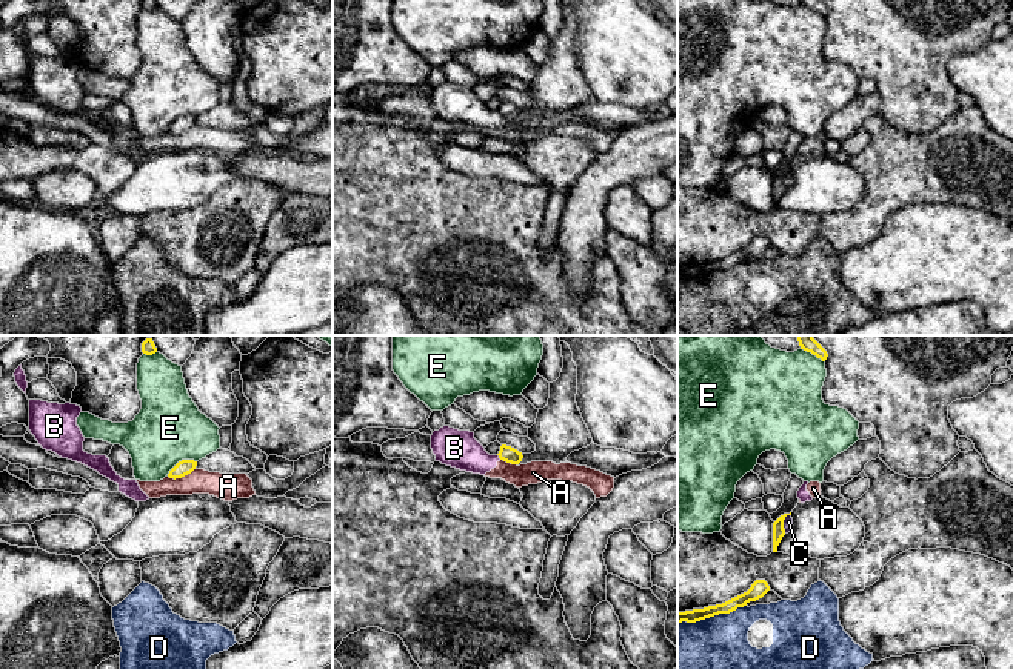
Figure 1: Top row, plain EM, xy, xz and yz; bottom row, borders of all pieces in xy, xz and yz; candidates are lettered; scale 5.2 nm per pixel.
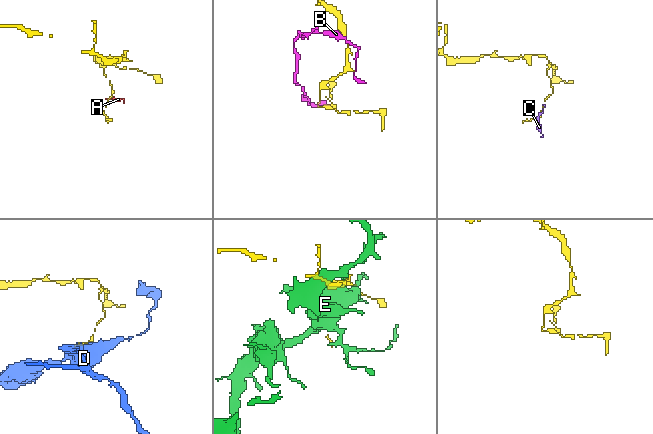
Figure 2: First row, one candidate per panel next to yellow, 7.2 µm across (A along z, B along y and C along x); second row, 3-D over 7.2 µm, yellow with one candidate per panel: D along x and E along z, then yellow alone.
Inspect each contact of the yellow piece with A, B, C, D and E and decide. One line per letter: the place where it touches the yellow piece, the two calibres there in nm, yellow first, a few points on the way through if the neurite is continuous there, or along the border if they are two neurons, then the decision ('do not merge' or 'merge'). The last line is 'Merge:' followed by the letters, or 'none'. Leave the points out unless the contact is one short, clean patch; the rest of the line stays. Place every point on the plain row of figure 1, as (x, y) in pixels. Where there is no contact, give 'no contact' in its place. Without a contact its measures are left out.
A: xy (182, 131) | 80/140 nm | along xy (196, 123), (180, 133), (168, 133) | do not merge
B: xz (499, 113) | 90/200 nm | along xz (498, 109), (501, 114) | do not merge
C: yz (782, 179) | 60/50 nm | along yz (790, 169), (784, 176), (784, 188) | do not merge
D: yz (712, 271) | 70/460 nm | do not merge
E: xy (182, 116) | 80/360 nm | do not merge
Merge: none

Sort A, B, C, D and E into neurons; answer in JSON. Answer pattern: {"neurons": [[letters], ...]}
{"neurons": [["A", "B", "C"], ["D"], ["E"]]}

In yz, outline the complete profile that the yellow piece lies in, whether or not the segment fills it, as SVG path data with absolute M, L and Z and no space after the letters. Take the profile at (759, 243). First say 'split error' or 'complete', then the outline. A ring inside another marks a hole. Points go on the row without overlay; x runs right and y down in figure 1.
complete; M756 235L747 248L722 260L708 261L704 265L677 268L677 278L682 278L682 277L696 278L696 277L700 277L700 275L705 275L705 274L710 274L719 269L730 269L736 266L737 263L747 261L750 257L756 257L762 254L768 246L770 246L770 241L765 235Z

